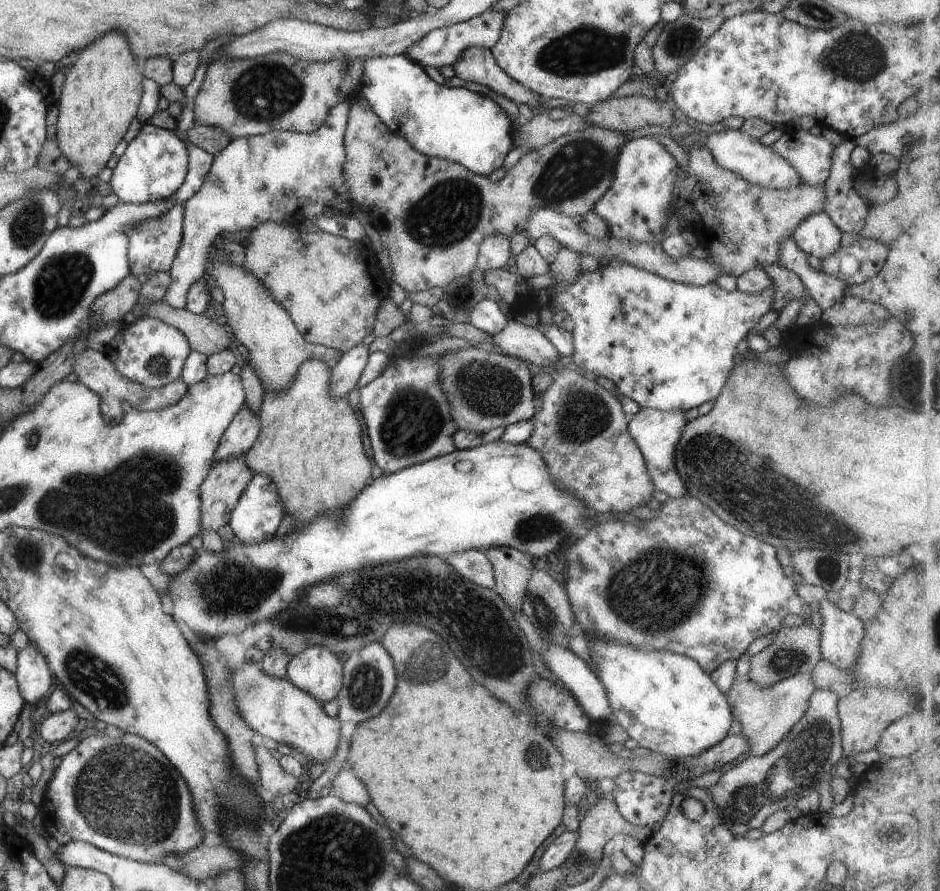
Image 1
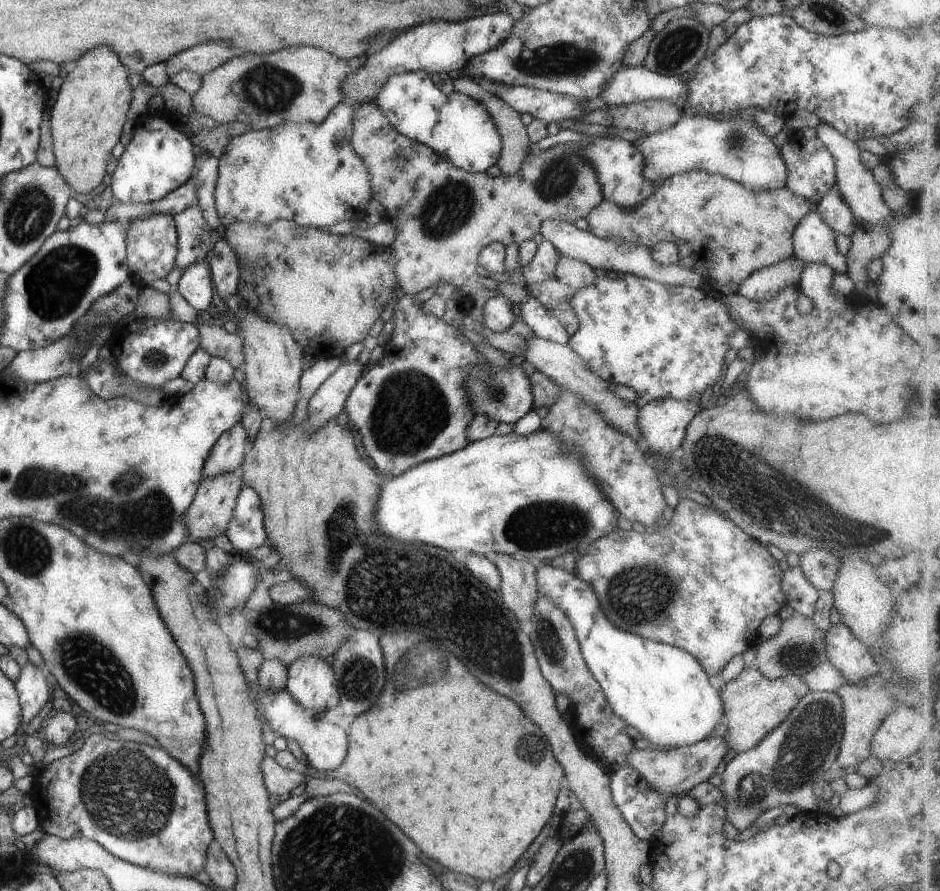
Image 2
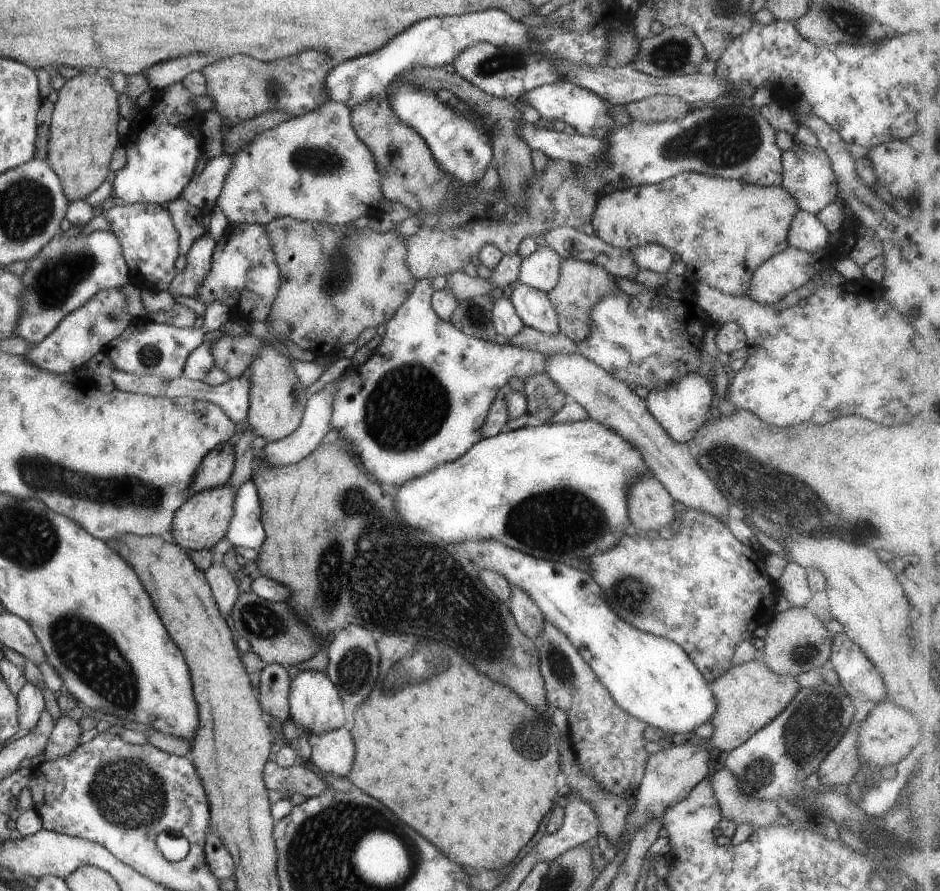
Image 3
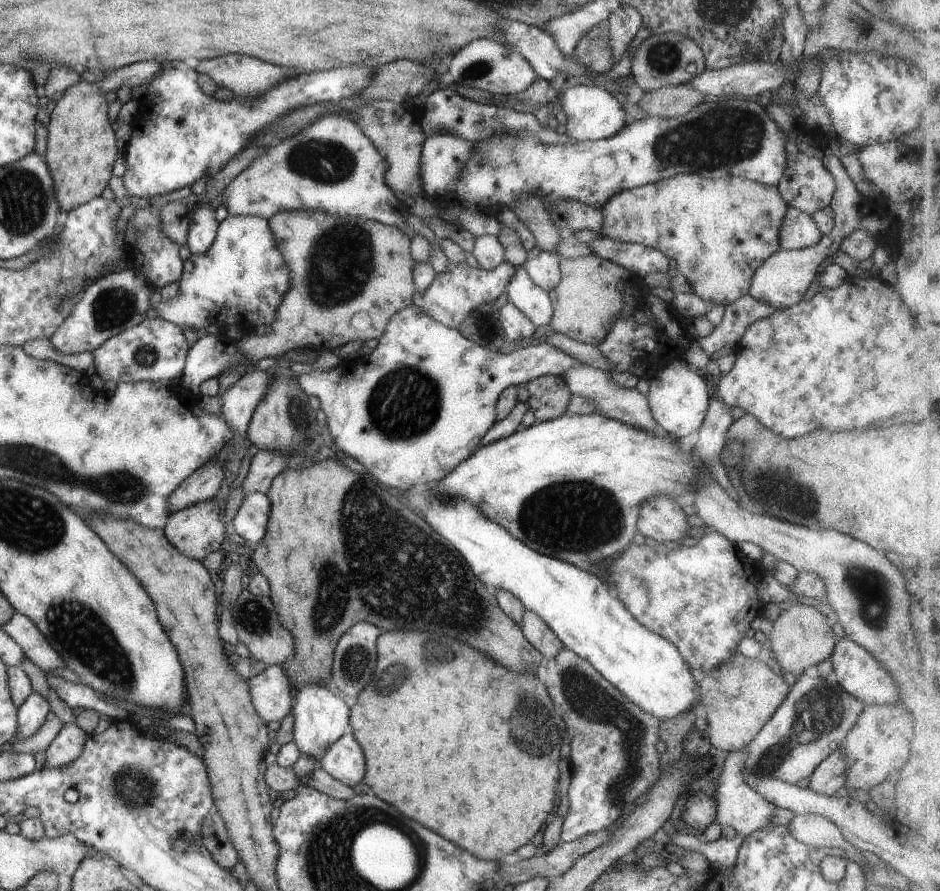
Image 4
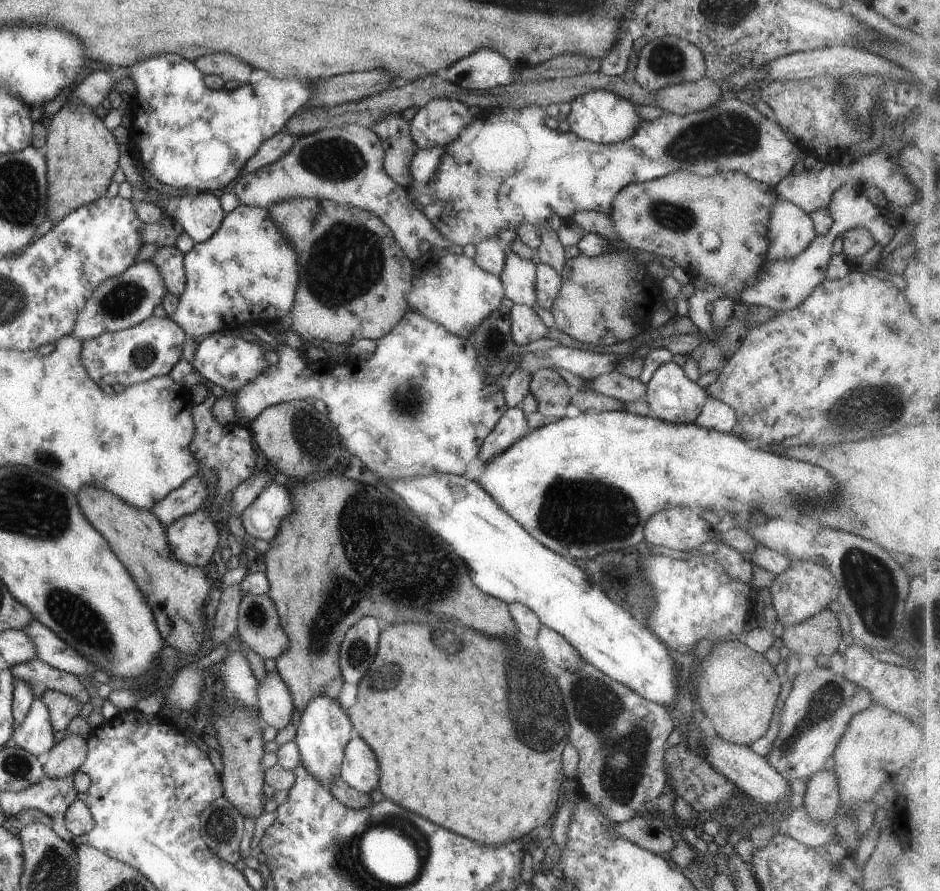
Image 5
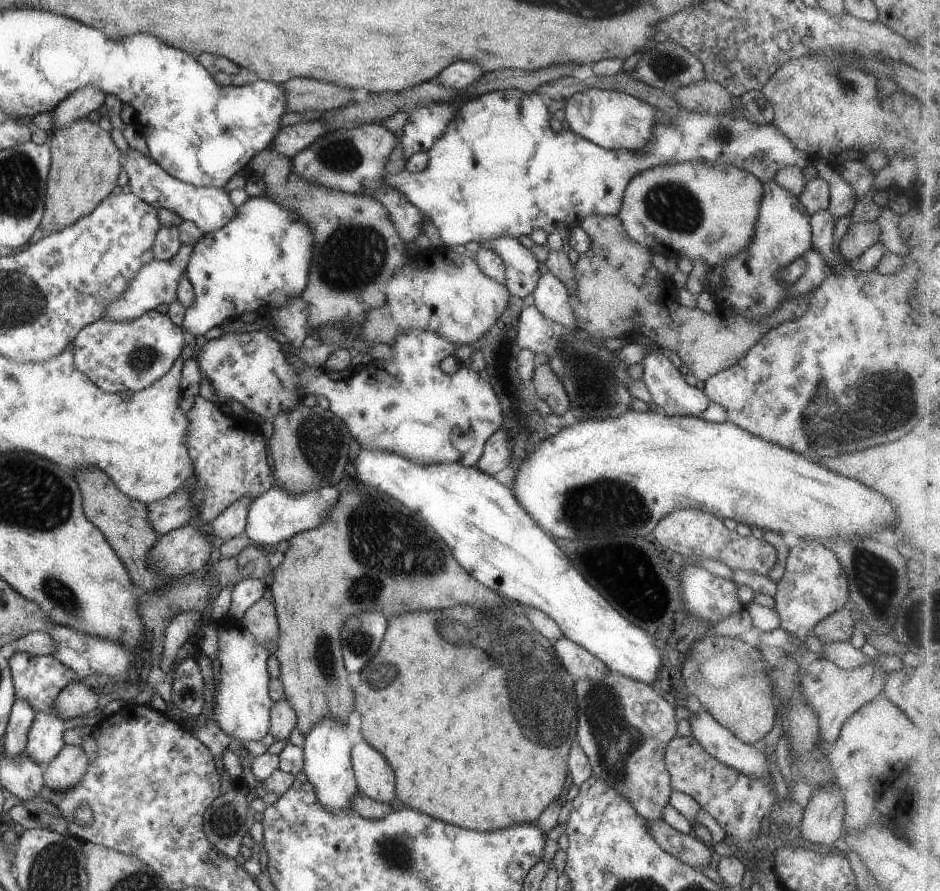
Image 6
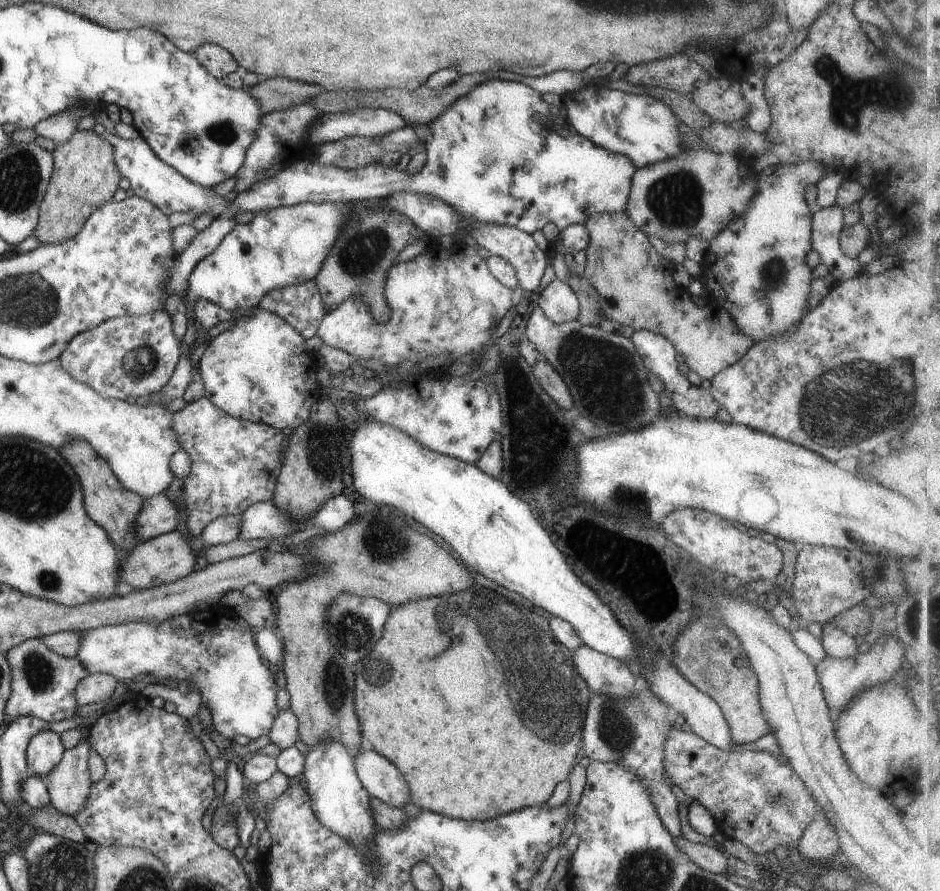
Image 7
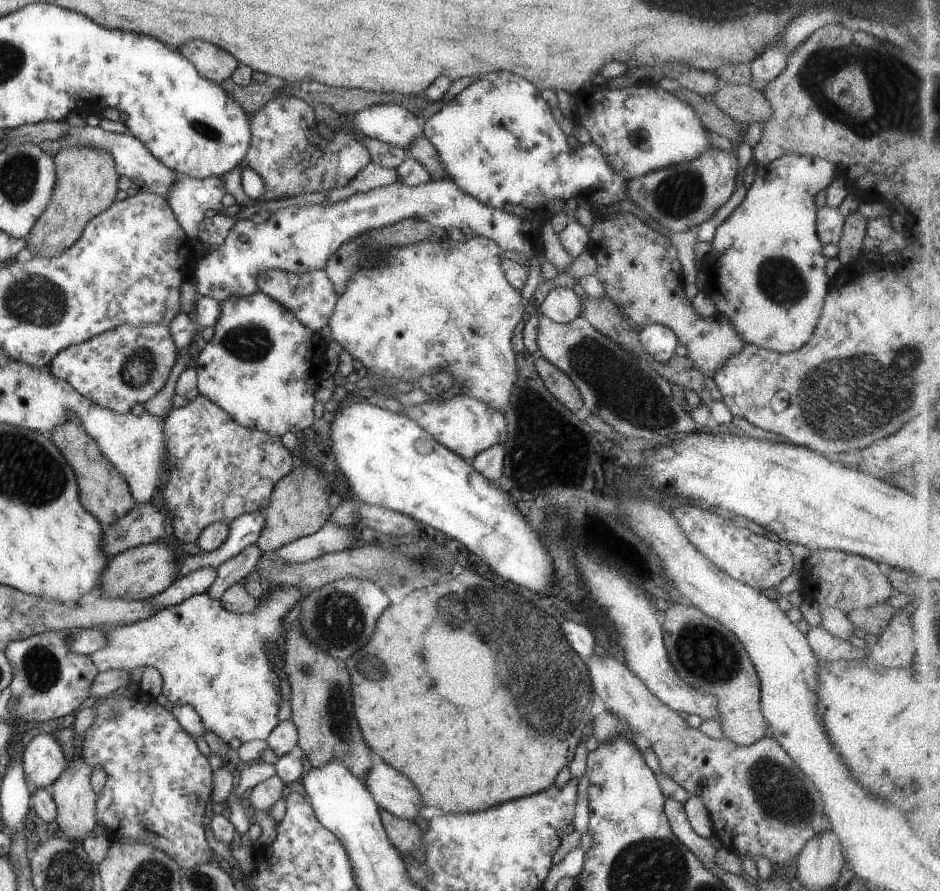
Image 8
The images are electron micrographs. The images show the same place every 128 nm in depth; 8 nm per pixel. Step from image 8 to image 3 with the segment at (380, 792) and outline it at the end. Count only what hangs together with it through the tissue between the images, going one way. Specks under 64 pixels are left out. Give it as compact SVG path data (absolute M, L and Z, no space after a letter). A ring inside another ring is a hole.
M341 726L310 739L310 762L325 774L345 777L354 757L350 731Z

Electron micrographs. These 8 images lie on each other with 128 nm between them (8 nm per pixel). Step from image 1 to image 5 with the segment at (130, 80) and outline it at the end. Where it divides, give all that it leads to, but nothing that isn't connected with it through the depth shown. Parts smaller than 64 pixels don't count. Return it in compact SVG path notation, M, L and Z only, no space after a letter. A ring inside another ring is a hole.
M70 98L46 123L48 133L45 146L42 150L46 160L46 218L55 224L76 208L93 202L99 197L103 197L107 186L111 184L111 176L118 167L118 145L115 143L111 130L107 129L103 125L103 121L95 116L93 109L85 105L72 107L70 105Z

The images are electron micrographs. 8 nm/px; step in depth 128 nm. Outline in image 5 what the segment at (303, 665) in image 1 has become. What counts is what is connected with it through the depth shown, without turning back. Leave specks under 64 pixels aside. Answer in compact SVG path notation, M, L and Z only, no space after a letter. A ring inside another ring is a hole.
M327 697L310 698L300 714L294 736L302 766L324 787L329 786L335 777L339 777L343 749L353 735L352 724L337 702Z

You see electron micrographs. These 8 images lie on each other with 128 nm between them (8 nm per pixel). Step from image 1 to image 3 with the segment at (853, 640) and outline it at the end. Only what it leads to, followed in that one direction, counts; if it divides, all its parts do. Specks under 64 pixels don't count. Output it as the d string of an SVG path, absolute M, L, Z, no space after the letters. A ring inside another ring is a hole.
M842 633L833 634L830 644L830 658L827 666L838 676L838 684L850 698L878 703L886 698L886 688L881 673Z

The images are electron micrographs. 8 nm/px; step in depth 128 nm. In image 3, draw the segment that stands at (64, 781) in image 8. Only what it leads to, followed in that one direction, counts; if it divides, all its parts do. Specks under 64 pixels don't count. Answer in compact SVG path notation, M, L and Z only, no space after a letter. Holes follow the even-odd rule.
M59 717L55 720L44 746L44 760L54 761L71 752L78 745L77 739L81 733L77 721L69 717Z

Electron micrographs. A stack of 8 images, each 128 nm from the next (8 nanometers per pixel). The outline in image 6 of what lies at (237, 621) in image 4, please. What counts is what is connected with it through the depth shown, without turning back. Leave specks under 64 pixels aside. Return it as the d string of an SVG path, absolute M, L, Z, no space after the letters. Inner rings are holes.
M261 597L241 615L240 624L249 634L255 639L265 639L276 645L278 622L273 603Z

